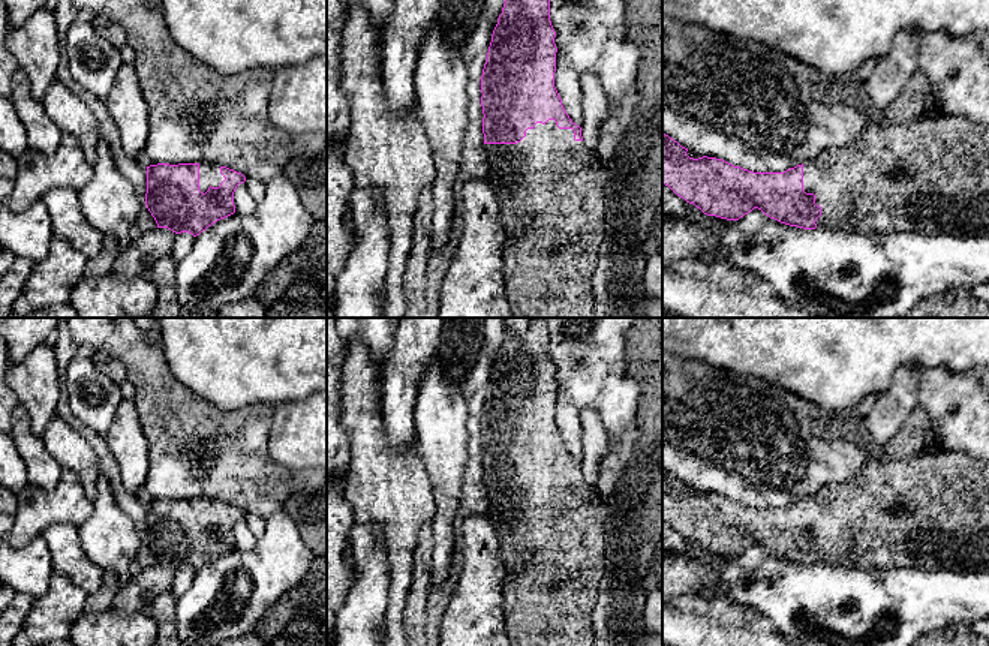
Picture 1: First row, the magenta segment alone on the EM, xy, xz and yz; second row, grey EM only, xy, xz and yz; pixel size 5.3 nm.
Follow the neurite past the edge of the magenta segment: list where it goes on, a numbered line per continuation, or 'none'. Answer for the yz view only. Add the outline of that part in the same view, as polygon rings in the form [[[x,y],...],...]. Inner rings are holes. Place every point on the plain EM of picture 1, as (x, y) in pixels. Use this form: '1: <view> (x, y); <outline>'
1: yz (931, 511); [[[937,448],[895,462],[869,460],[850,481],[829,484],[805,498],[803,526],[814,529],[815,540],[821,543],[817,564],[989,573],[989,463]]]

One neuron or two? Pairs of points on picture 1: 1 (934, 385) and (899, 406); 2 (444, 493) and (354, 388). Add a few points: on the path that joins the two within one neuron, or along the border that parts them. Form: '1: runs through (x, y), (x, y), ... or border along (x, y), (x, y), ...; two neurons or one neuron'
1: border along (916, 370), (919, 406); two neurons
2: border along (415, 442), (429, 477), (436, 510); two neurons

